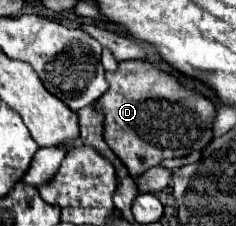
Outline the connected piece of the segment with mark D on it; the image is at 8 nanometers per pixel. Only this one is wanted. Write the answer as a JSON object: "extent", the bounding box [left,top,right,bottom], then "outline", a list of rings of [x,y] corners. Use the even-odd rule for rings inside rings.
{"extent":[96,61,216,179],"outline":[[[120,61],[116,71],[106,73],[106,81],[110,85],[108,93],[102,95],[96,101],[96,111],[104,115],[104,141],[108,147],[116,153],[116,157],[126,165],[128,173],[136,179],[144,169],[150,169],[154,165],[160,165],[166,159],[182,157],[192,151],[204,149],[210,143],[212,137],[212,121],[216,115],[216,107],[210,99],[204,95],[182,87],[174,79],[170,79],[166,73],[152,67],[148,61]]]}

